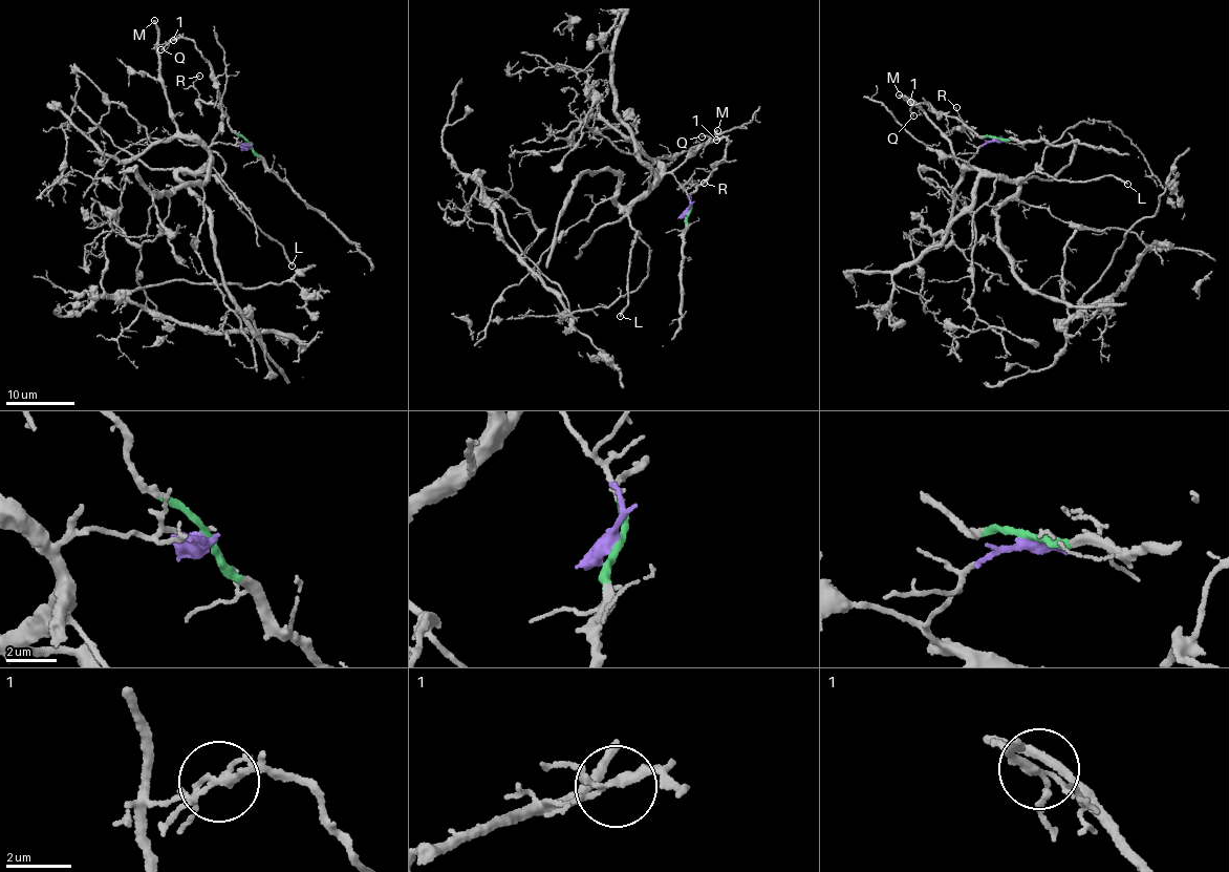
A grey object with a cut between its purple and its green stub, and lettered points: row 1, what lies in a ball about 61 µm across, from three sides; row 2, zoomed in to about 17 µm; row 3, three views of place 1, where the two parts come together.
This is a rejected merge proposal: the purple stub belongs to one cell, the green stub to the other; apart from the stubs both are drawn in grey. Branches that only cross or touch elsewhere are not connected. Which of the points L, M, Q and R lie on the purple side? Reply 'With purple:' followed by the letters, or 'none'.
With purple: L, M

